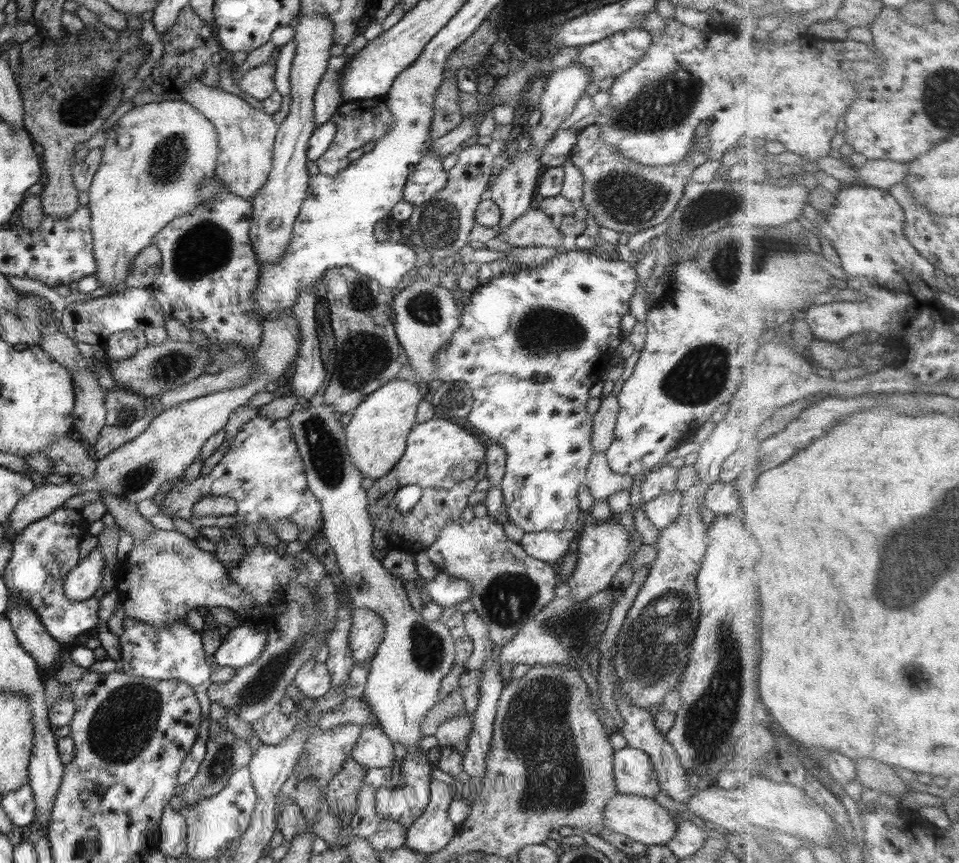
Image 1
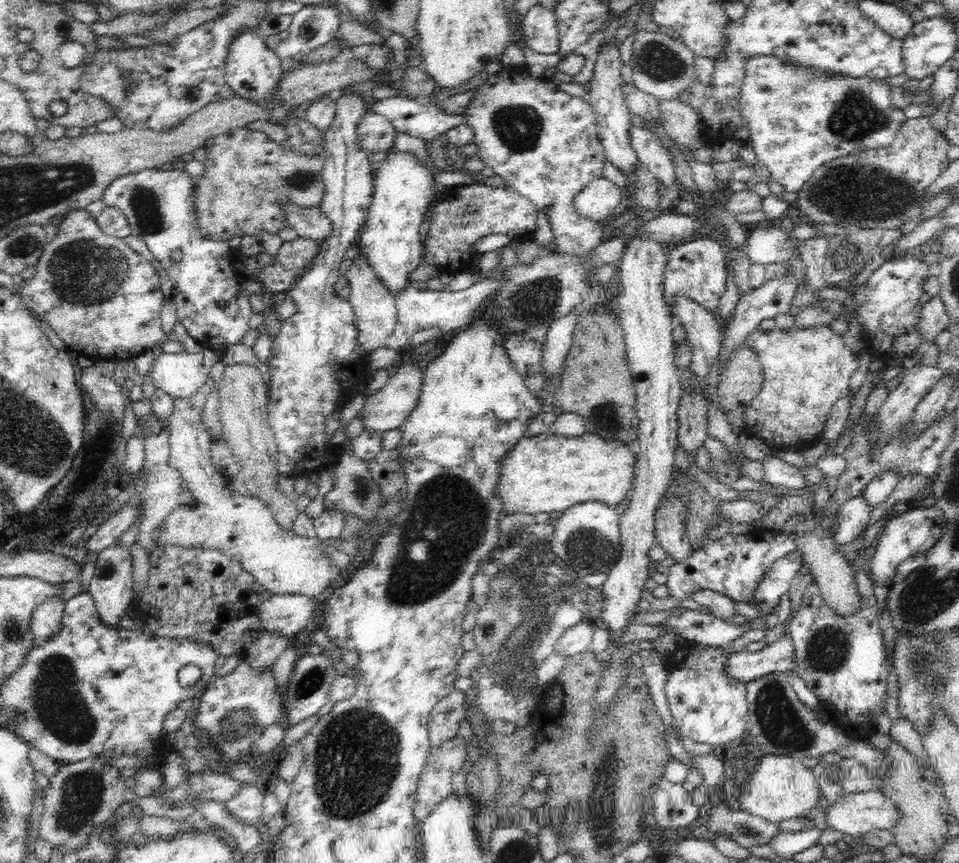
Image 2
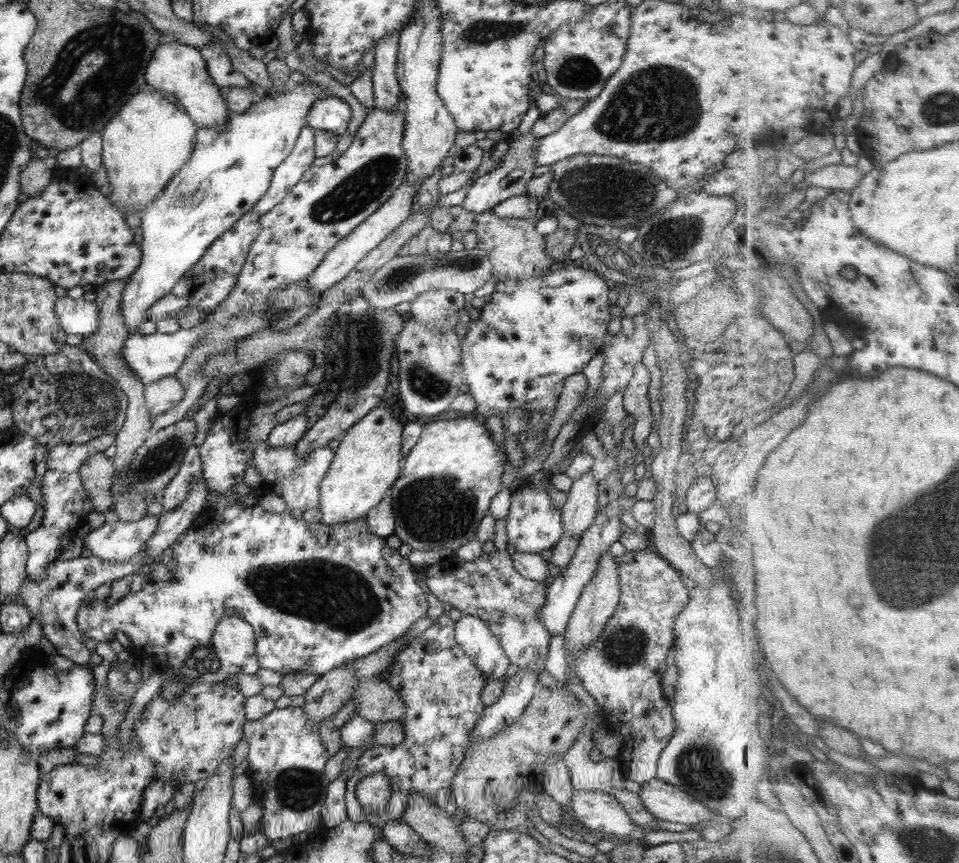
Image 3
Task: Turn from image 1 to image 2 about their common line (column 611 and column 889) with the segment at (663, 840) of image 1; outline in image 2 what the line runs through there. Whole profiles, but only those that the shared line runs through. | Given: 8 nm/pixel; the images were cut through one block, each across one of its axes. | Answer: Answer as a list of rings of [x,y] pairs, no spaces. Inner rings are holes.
[[[879,790],[844,795],[826,810],[828,827],[842,834],[863,837],[876,829],[891,830],[900,813]]]

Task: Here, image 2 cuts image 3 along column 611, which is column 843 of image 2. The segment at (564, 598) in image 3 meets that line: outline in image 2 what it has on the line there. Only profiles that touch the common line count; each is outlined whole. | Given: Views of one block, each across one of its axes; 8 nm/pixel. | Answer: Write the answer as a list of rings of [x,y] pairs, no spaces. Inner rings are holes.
[[[861,495],[846,500],[842,504],[837,518],[839,524],[834,535],[836,542],[839,544],[852,542],[857,546],[862,536],[862,530],[869,522],[871,510],[872,508],[861,498]]]

